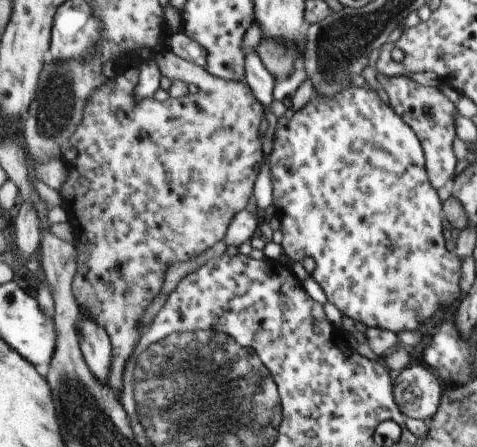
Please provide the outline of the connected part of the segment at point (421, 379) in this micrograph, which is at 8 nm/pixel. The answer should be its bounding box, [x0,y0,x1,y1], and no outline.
[393,366,441,420]

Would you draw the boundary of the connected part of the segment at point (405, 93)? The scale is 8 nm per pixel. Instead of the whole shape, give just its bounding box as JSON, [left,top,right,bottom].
[376,76,457,188]

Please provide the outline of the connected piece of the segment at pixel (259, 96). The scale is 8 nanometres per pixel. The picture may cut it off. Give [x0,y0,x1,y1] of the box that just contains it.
[244,50,278,157]

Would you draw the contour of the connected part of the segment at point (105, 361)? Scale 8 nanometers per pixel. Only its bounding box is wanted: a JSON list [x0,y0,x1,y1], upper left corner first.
[75,311,111,383]

